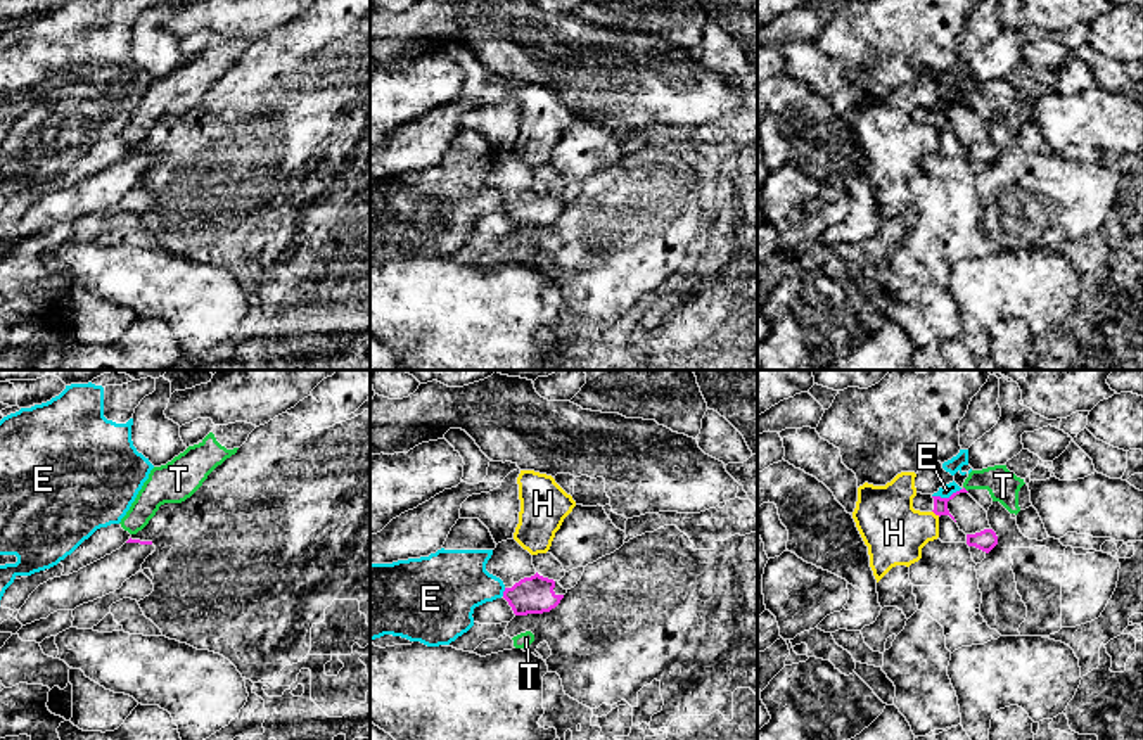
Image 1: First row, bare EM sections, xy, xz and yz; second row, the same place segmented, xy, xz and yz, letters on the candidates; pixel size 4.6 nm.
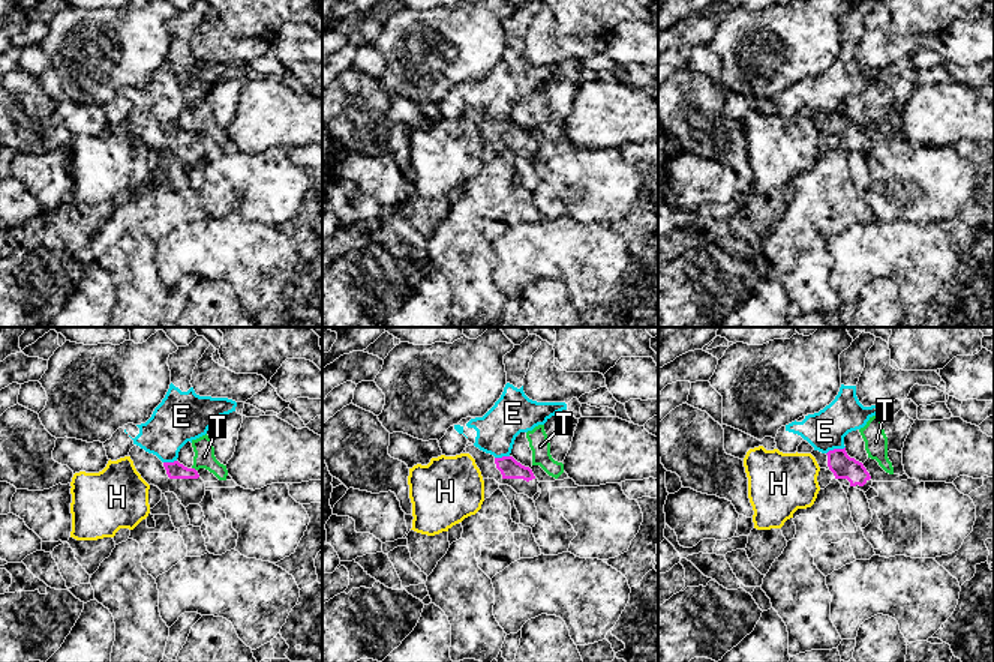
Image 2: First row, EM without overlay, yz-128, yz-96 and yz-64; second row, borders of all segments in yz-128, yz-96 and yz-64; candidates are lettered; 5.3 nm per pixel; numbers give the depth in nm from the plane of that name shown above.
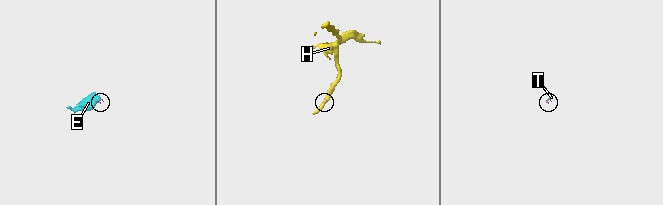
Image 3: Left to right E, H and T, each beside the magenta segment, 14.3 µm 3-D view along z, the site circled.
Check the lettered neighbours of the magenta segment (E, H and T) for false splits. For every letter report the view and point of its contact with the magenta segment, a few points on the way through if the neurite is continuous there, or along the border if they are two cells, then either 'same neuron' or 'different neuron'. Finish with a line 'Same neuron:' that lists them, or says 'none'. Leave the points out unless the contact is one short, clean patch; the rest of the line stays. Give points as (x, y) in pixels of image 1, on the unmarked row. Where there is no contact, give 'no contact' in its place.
E: contact yz (946, 111); border yz (960, 101), (948, 109), (932, 109); different neuron
H: contact yz (936, 127); border yz (932, 123), (939, 128); different neuron
T: contact yz (965, 102); border yz (964, 99), (967, 104); different neuron
Same neuron: none

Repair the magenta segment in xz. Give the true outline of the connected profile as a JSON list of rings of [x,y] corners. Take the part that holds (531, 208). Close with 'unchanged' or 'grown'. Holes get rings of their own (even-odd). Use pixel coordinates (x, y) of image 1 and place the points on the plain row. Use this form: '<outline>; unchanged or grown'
[[[514,150],[496,157],[486,183],[503,194],[503,211],[515,228],[550,225],[567,206],[559,194],[536,185],[533,168]]]; grown

